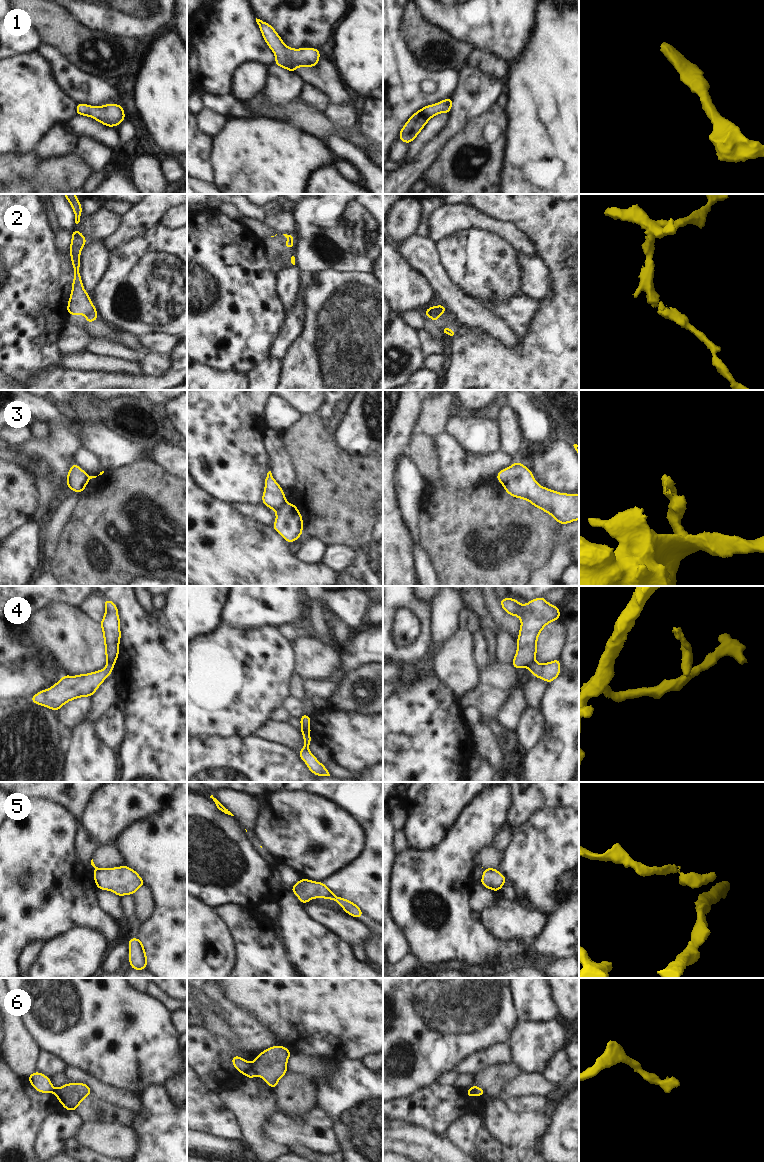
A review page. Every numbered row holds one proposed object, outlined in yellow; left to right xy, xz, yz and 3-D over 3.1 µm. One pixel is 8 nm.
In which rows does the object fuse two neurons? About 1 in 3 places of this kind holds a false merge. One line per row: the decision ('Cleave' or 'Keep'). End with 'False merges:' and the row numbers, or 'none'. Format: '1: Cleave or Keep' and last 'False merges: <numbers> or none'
1: Keep
2: Keep
3: Cleave
4: Cleave
5: Cleave
6: Cleave
False merges: 3, 4, 5, 6

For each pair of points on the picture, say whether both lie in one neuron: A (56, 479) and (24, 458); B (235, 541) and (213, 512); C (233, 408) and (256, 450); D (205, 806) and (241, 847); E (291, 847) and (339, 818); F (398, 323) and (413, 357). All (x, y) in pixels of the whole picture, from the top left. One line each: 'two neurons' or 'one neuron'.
A: one neuron
B: one neuron
C: one neuron
D: one neuron
E: one neuron
F: one neuron

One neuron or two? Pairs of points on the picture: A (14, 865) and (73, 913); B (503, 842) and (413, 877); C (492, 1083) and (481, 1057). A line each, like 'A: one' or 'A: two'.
A: one
B: two
C: two

